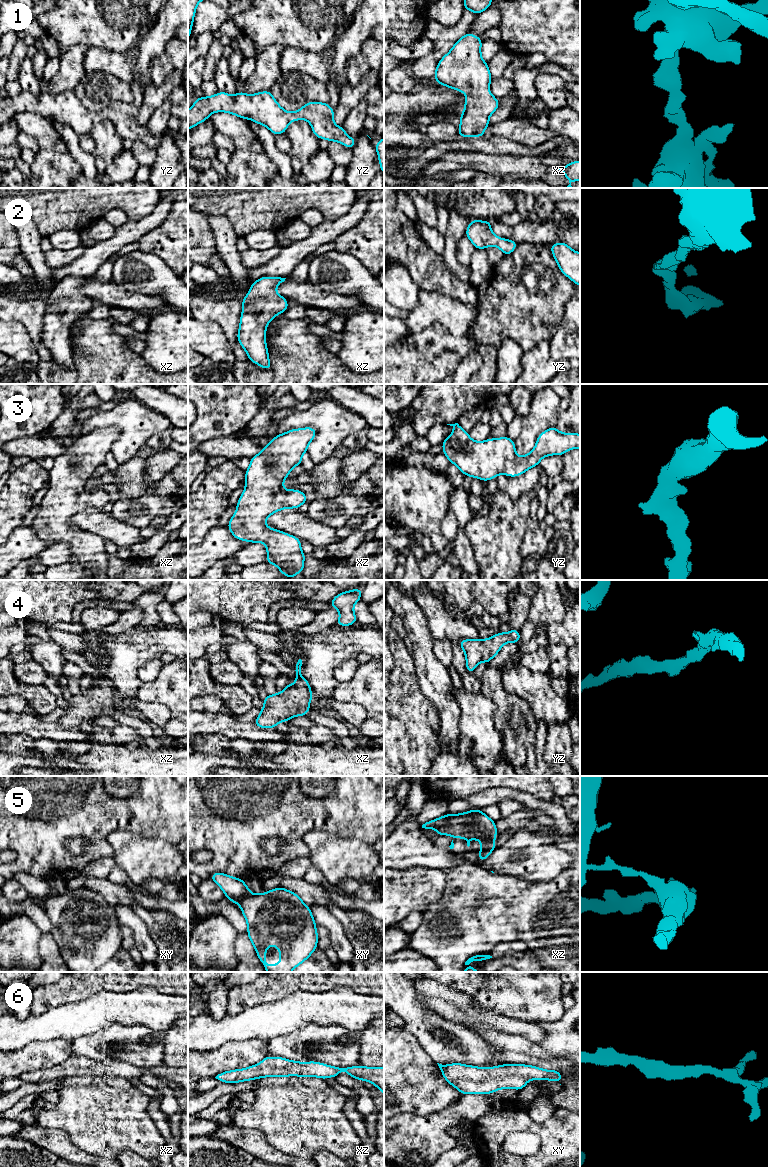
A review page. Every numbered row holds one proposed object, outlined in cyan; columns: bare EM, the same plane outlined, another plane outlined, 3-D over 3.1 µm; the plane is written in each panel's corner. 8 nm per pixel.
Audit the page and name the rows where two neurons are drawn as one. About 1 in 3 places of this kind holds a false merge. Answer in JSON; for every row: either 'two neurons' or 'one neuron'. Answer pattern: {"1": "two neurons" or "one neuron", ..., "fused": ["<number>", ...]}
{"1": "one neuron", "2": "one neuron", "3": "one neuron", "4": "one neuron", "5": "two neurons", "6": "one neuron", "fused": ["5"]}

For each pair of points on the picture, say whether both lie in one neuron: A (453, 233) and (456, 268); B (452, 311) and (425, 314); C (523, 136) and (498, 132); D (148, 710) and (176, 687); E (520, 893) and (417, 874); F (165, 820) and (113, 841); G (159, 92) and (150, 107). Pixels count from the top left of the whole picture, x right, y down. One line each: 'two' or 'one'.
A: one
B: one
C: one
D: two
E: two
F: two
G: one

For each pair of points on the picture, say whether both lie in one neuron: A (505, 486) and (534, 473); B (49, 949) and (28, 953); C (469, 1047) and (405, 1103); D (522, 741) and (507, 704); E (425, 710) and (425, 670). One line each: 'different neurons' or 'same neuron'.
A: same neuron
B: different neurons
C: different neurons
D: same neuron
E: different neurons

